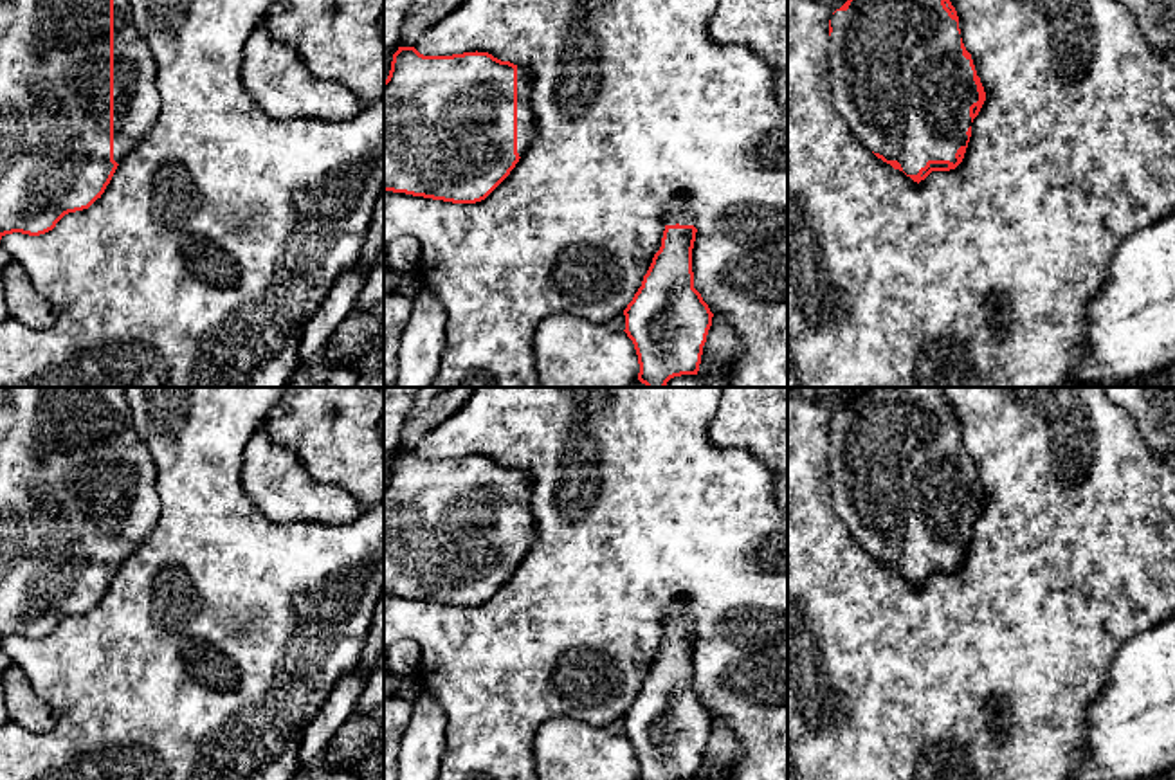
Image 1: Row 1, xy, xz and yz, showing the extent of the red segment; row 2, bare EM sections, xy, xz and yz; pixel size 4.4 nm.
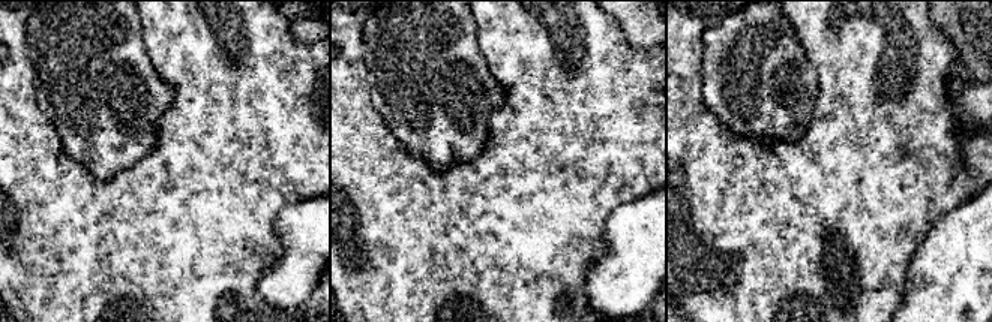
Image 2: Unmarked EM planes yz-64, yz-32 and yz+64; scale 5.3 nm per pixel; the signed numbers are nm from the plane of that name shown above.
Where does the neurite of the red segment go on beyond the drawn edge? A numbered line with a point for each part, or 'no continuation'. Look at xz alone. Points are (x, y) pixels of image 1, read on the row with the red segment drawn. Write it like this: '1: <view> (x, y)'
1: xz (525, 114)

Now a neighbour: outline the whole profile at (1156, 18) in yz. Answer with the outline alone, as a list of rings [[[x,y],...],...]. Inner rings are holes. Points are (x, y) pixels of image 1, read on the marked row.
[[[1116,0],[1137,22],[1144,41],[1159,52],[1175,50],[1175,0]]]

